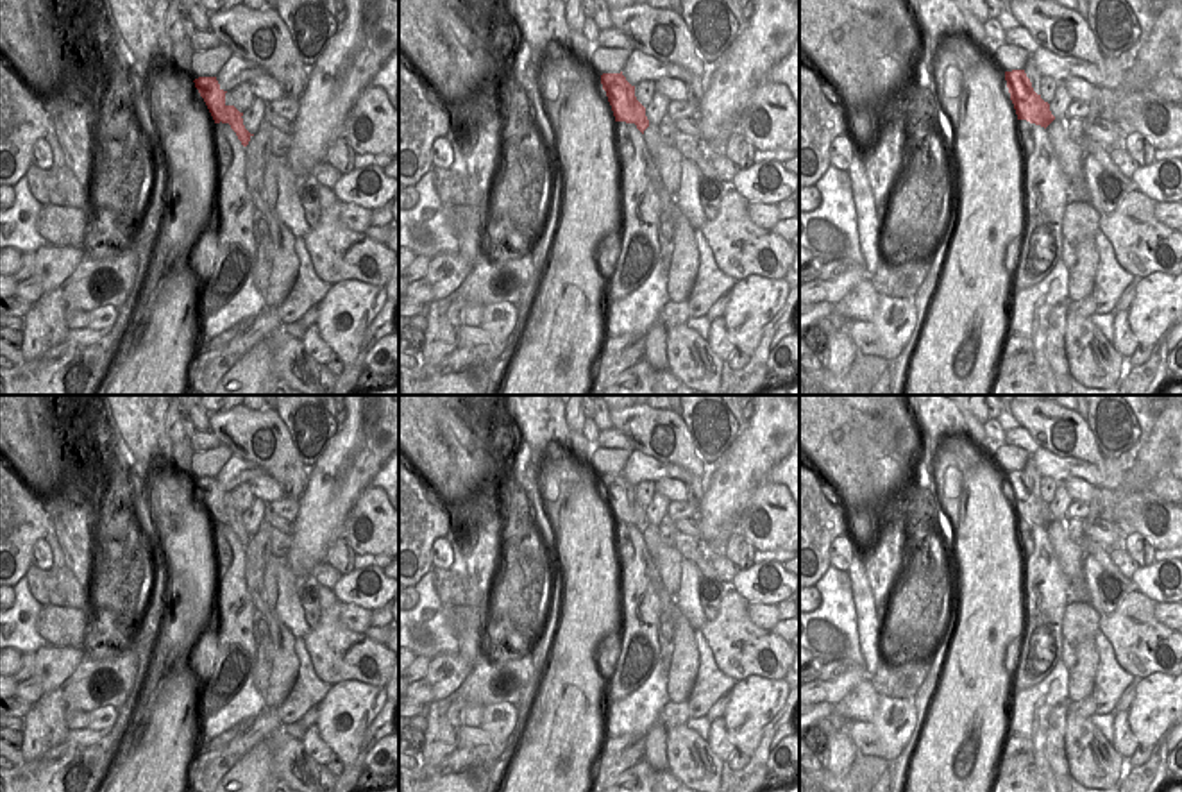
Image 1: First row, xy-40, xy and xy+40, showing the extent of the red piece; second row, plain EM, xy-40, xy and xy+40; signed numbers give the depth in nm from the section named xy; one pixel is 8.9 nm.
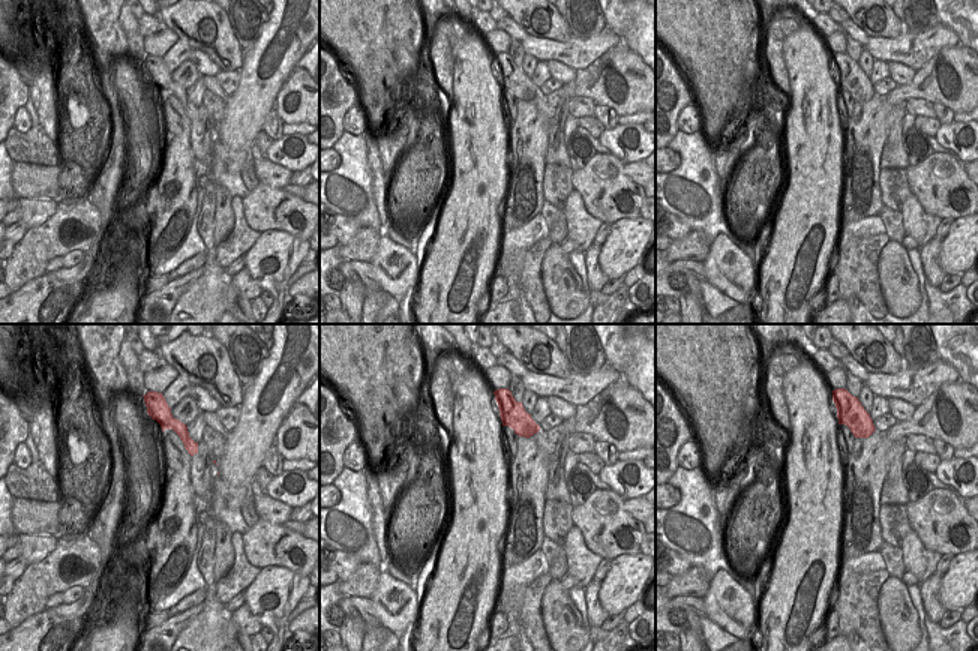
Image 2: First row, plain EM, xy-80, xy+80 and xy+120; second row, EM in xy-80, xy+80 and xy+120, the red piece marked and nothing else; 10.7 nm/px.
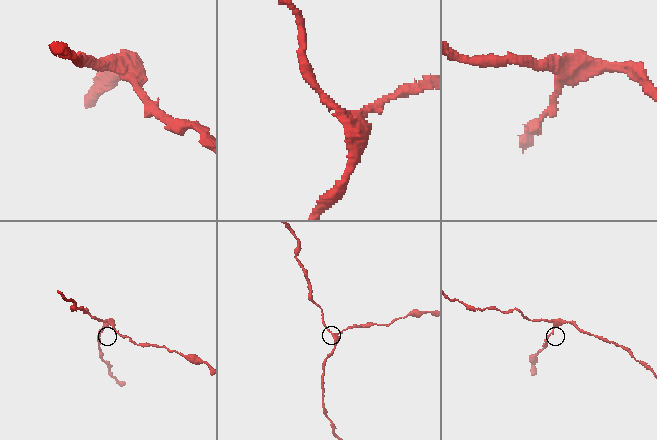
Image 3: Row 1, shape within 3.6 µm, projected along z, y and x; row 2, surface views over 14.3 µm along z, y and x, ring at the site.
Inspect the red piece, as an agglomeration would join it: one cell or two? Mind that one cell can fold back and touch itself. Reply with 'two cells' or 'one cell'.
two cells

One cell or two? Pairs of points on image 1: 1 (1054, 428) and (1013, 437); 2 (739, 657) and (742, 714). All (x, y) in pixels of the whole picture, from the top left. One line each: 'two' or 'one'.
1: two
2: two

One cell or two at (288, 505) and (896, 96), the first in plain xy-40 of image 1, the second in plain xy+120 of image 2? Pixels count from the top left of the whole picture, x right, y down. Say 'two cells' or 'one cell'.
two cells

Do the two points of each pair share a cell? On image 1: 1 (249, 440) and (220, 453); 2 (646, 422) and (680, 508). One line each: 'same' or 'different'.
1: different
2: different

